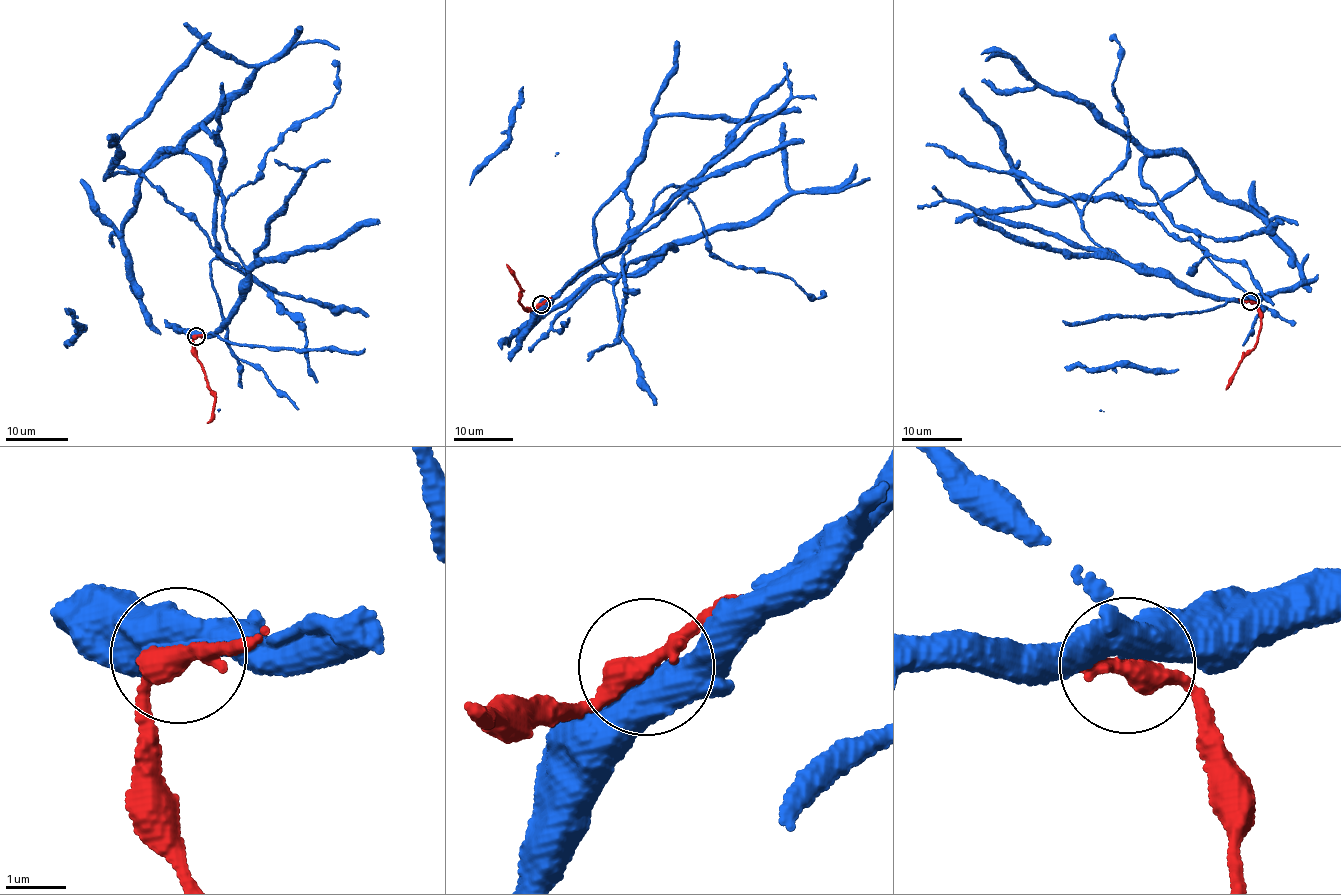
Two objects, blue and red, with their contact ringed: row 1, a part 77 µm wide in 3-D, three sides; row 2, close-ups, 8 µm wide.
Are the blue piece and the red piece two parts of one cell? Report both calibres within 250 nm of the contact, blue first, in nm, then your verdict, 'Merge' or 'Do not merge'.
Thickness 550 nm (blue) against 320 nm. Merge

